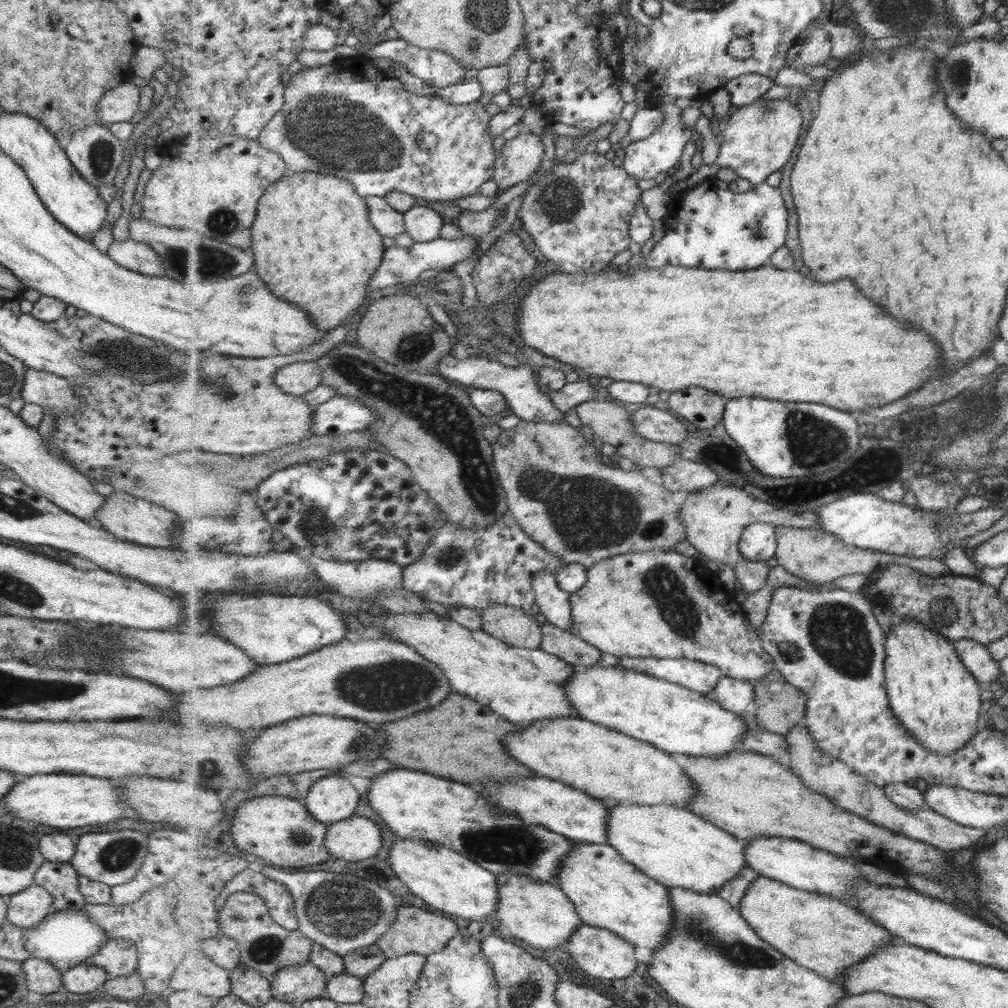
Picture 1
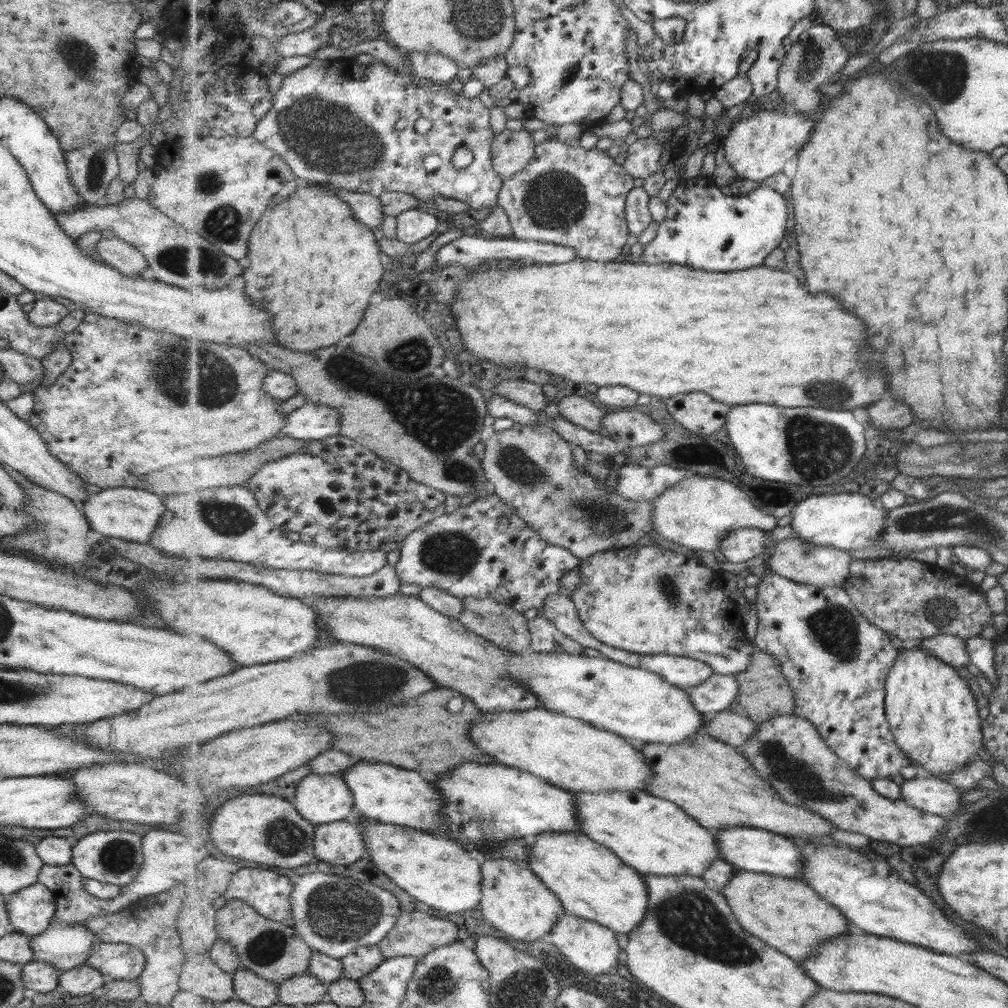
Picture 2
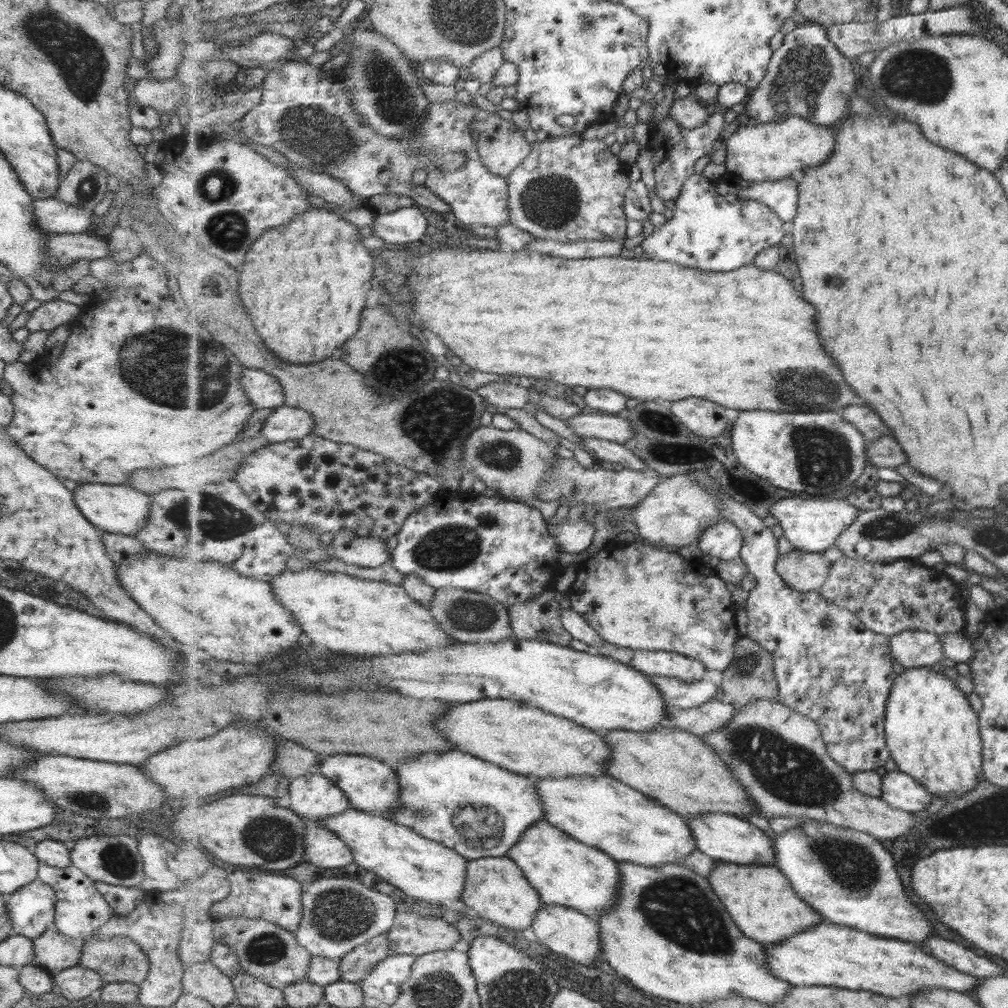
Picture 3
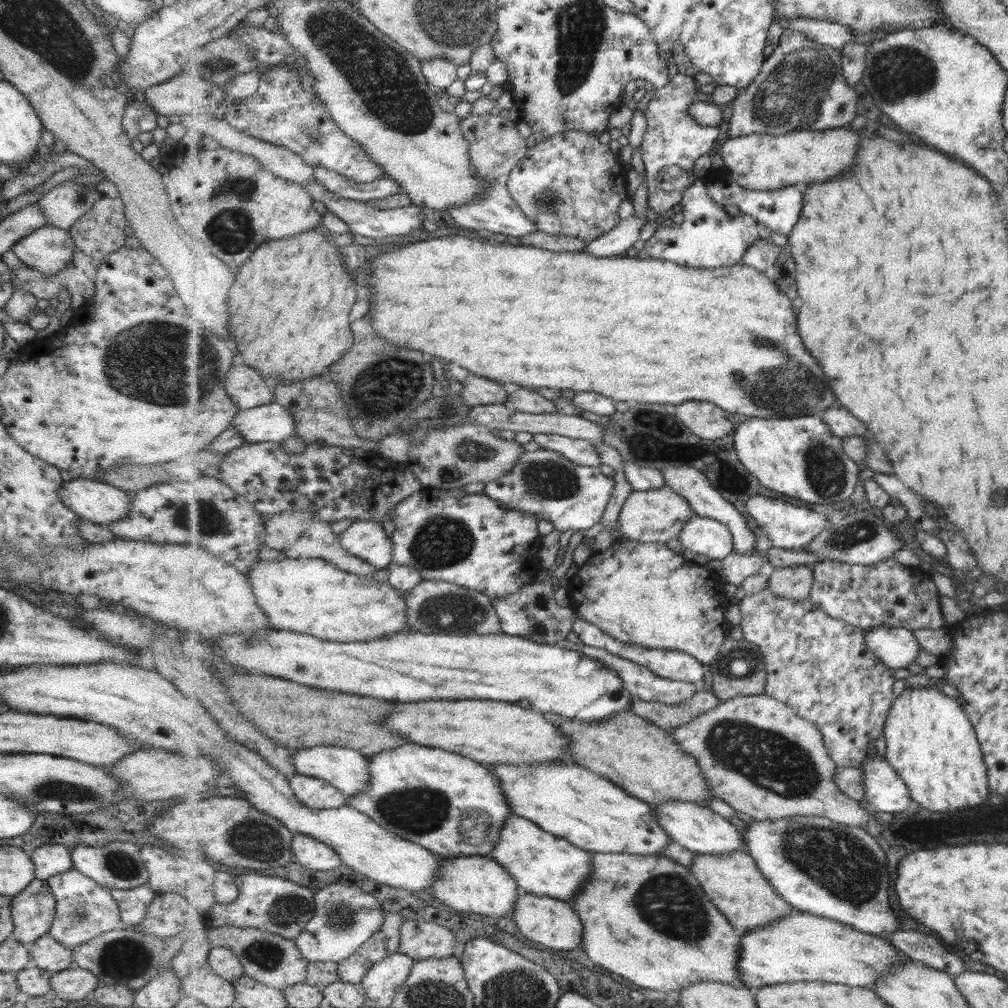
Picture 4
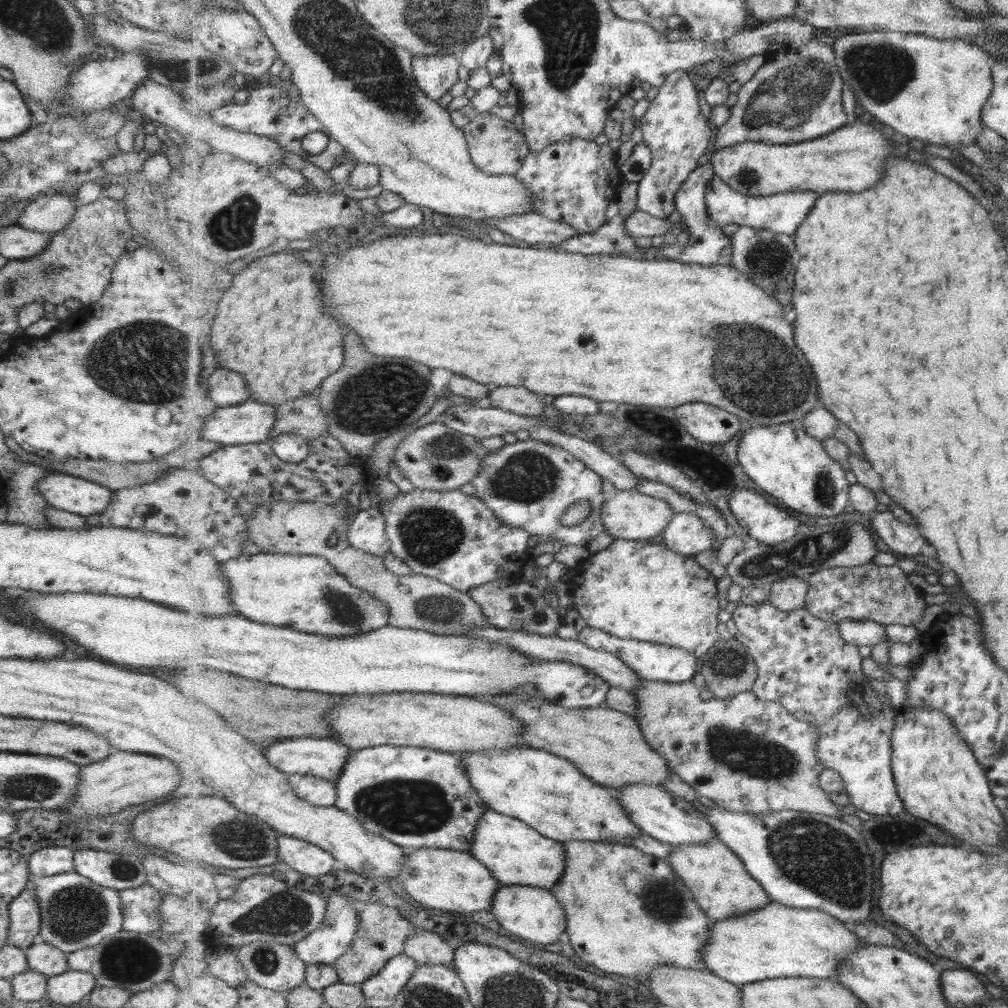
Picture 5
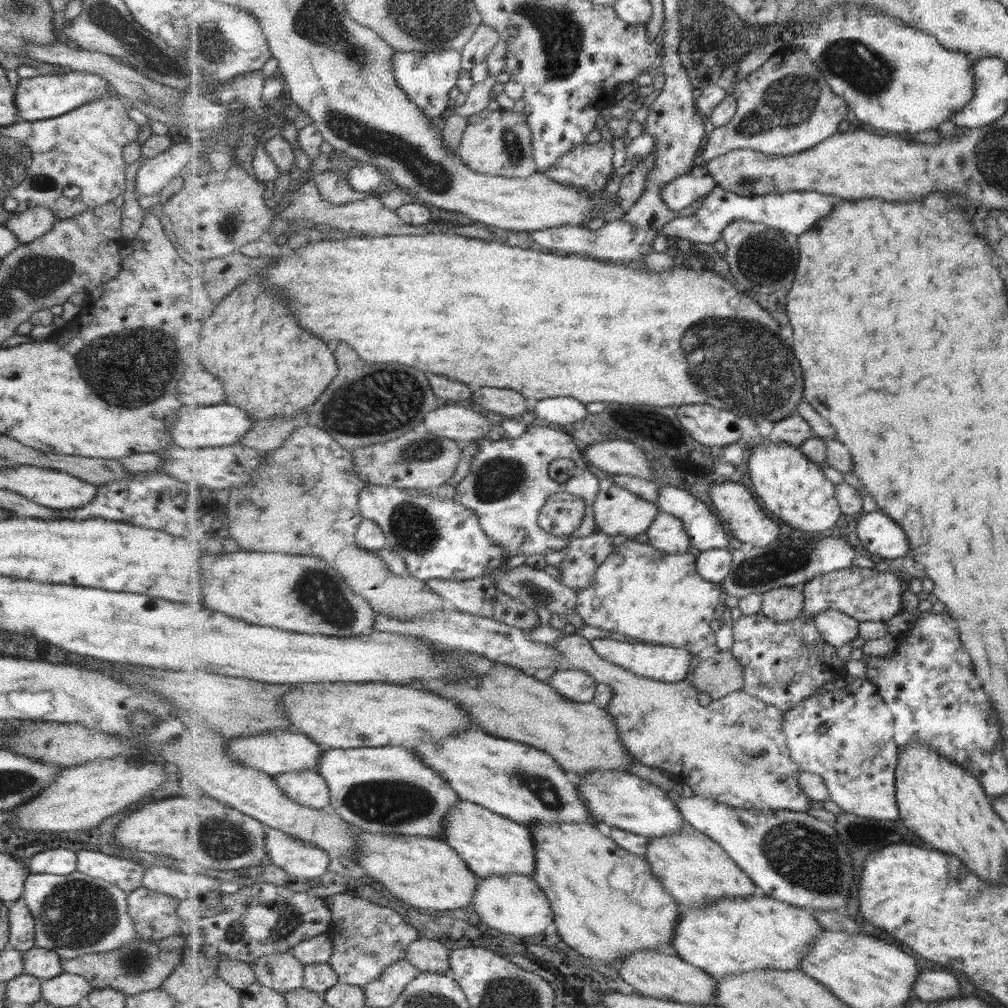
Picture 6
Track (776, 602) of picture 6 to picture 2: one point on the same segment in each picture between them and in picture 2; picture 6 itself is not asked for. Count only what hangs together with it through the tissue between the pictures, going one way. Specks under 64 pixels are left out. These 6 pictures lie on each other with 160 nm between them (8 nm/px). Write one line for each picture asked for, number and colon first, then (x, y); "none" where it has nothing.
2: (798, 559)
3: (806, 571)
4: (796, 582)
5: (789, 594)

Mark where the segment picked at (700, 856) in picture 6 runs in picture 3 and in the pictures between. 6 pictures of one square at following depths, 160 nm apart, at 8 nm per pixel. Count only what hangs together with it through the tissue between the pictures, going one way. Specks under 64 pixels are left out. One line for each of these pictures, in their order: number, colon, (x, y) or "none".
3: (760, 898)
4: (733, 881)
5: (721, 884)

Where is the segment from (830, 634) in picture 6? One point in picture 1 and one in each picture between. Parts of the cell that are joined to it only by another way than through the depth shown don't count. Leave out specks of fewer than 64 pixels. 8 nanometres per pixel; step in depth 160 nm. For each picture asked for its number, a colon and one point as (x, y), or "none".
1: (973, 655)
2: (952, 649)
3: (915, 648)
4: (897, 647)
5: (863, 633)

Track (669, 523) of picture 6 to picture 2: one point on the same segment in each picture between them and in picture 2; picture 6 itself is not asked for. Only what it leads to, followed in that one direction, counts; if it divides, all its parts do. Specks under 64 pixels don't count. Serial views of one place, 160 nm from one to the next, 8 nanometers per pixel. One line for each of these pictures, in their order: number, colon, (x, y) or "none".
2: (740, 546)
3: (724, 541)
4: (712, 539)
5: (687, 534)

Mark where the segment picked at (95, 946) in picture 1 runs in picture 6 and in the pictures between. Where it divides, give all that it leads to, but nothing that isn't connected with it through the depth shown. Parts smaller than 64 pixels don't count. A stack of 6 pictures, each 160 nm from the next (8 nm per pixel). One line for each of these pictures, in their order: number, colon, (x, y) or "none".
2: (64, 947)
3: (52, 952)
4: (46, 954)
5: (42, 958)
6: (40, 963)

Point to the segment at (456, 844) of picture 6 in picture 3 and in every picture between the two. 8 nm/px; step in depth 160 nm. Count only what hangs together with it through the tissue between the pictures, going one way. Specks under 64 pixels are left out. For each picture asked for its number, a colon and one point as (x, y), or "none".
3: (566, 872)
4: (543, 864)
5: (517, 854)

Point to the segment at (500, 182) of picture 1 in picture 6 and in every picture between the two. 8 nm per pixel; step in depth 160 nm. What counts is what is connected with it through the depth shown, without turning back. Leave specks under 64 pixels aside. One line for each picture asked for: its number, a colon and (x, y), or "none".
2: (513, 150)
3: (502, 146)
4: (496, 148)
5: (497, 147)
6: (499, 142)

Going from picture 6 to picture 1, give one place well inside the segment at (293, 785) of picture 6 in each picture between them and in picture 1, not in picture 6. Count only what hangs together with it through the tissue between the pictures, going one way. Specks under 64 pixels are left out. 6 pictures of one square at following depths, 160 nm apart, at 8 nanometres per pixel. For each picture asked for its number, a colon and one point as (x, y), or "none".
1: (332, 799)
2: (321, 798)
3: (314, 796)
4: (317, 793)
5: (314, 789)

